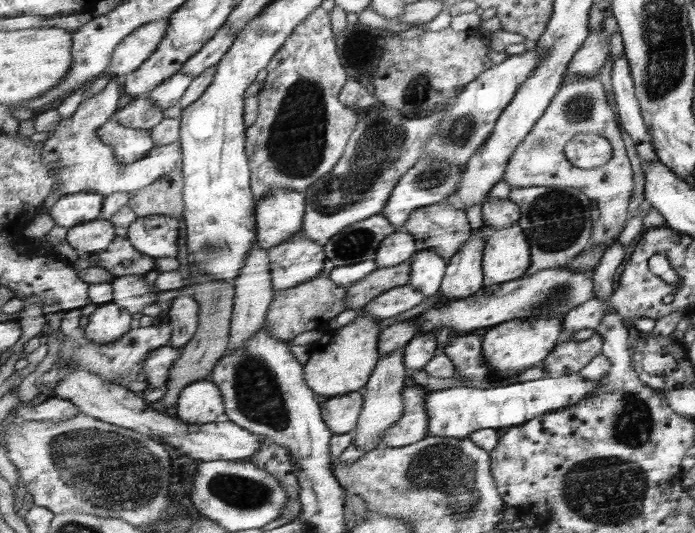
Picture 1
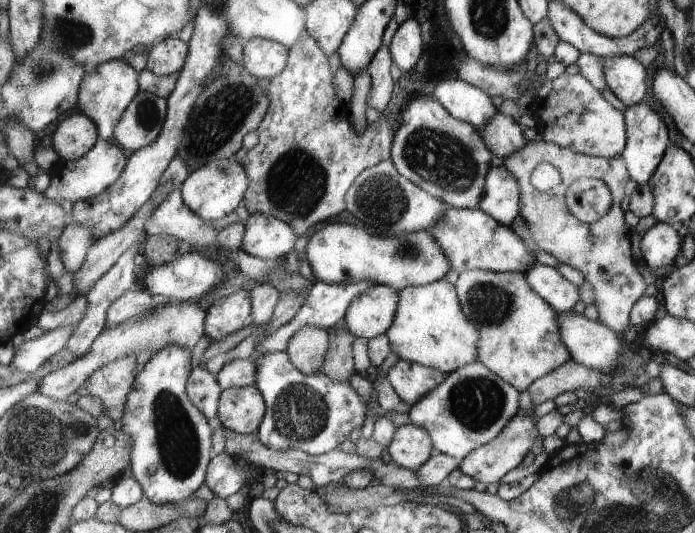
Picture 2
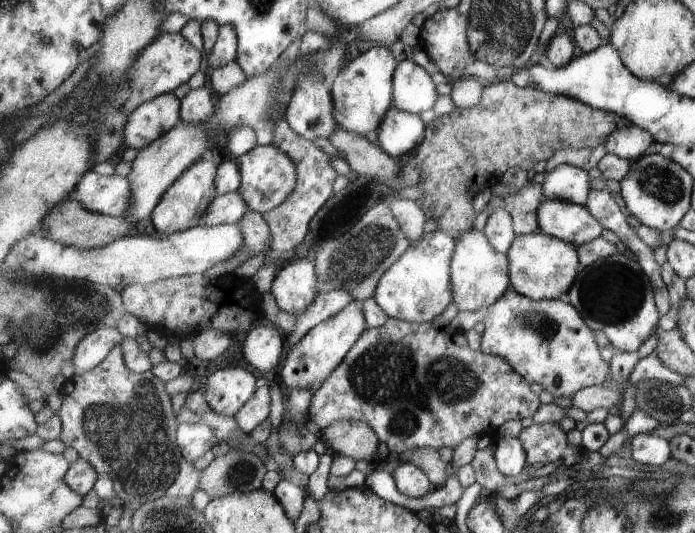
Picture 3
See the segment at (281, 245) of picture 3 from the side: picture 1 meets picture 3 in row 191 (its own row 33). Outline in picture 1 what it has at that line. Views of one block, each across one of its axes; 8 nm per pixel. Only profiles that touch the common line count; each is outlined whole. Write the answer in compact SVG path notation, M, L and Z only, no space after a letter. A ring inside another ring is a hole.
M319 8L306 22L299 24L296 32L266 68L267 78L257 94L258 118L246 130L252 191L257 200L263 200L267 192L277 188L306 193L314 182L338 165L360 120L360 111L345 108L339 100L339 92L350 76L339 55L332 18L331 12Z

